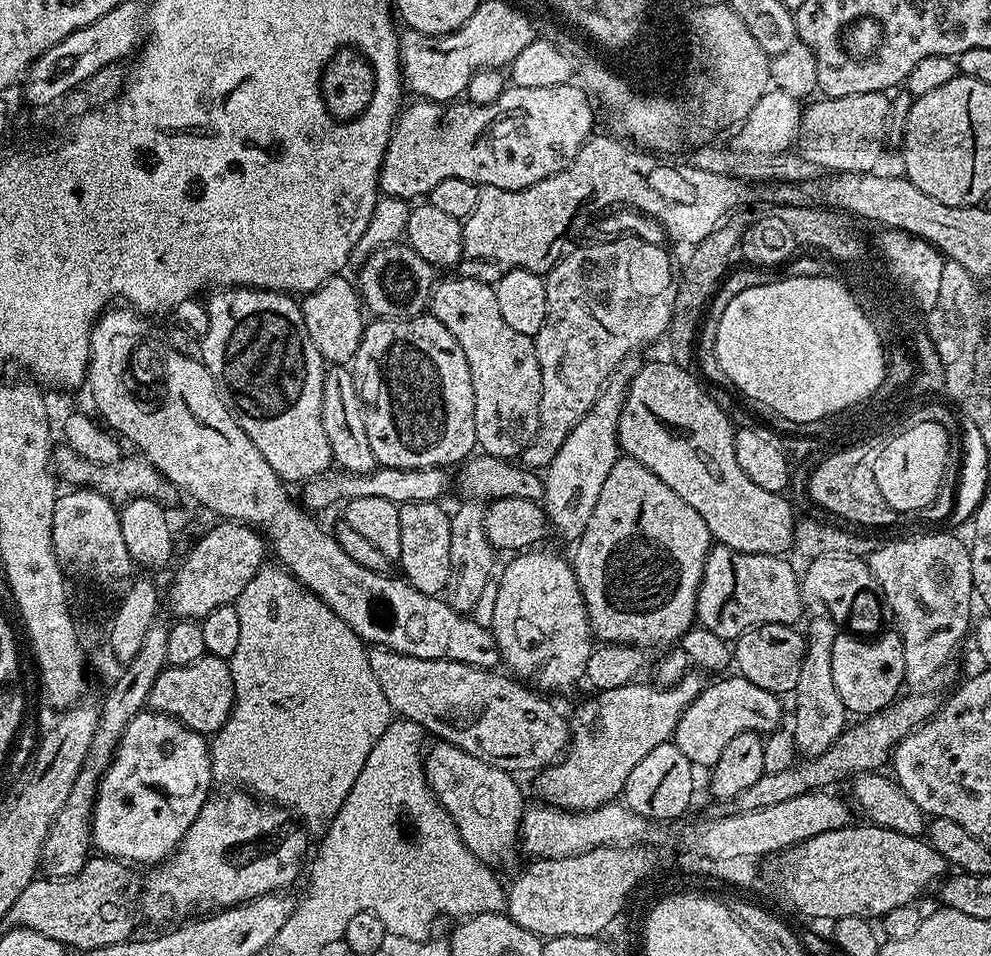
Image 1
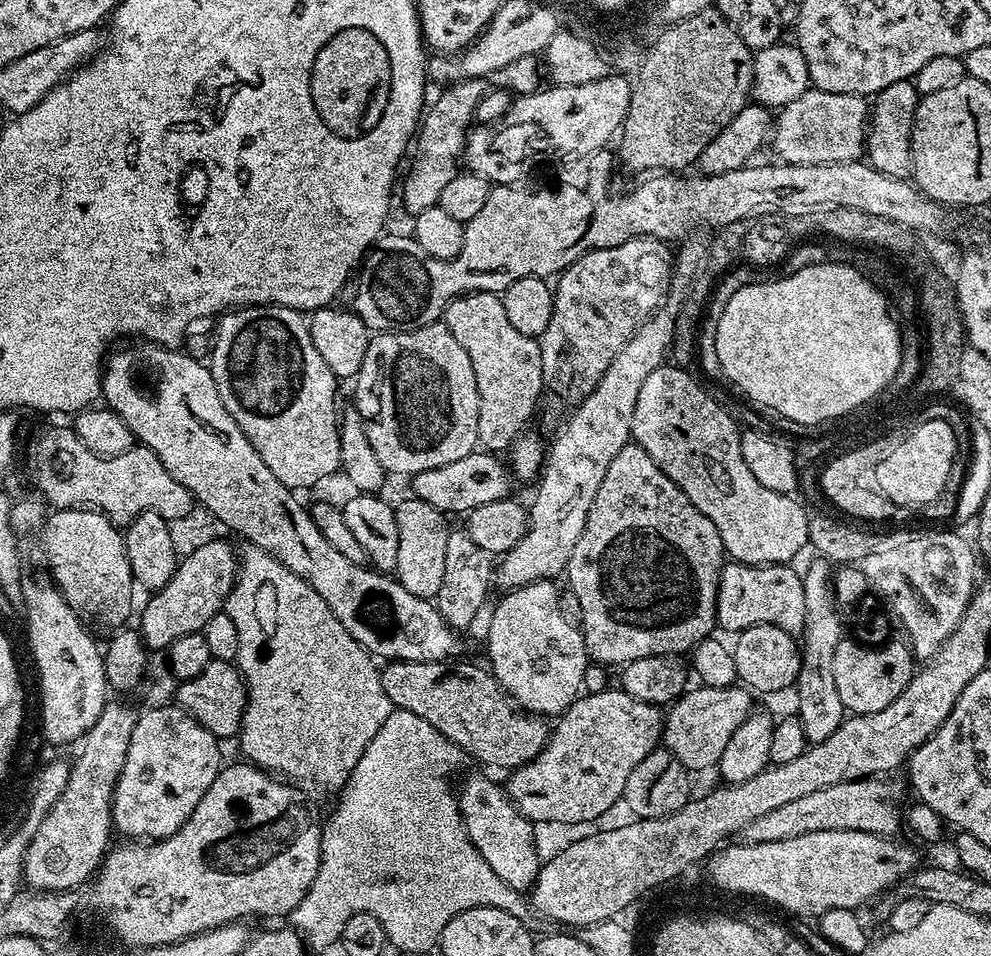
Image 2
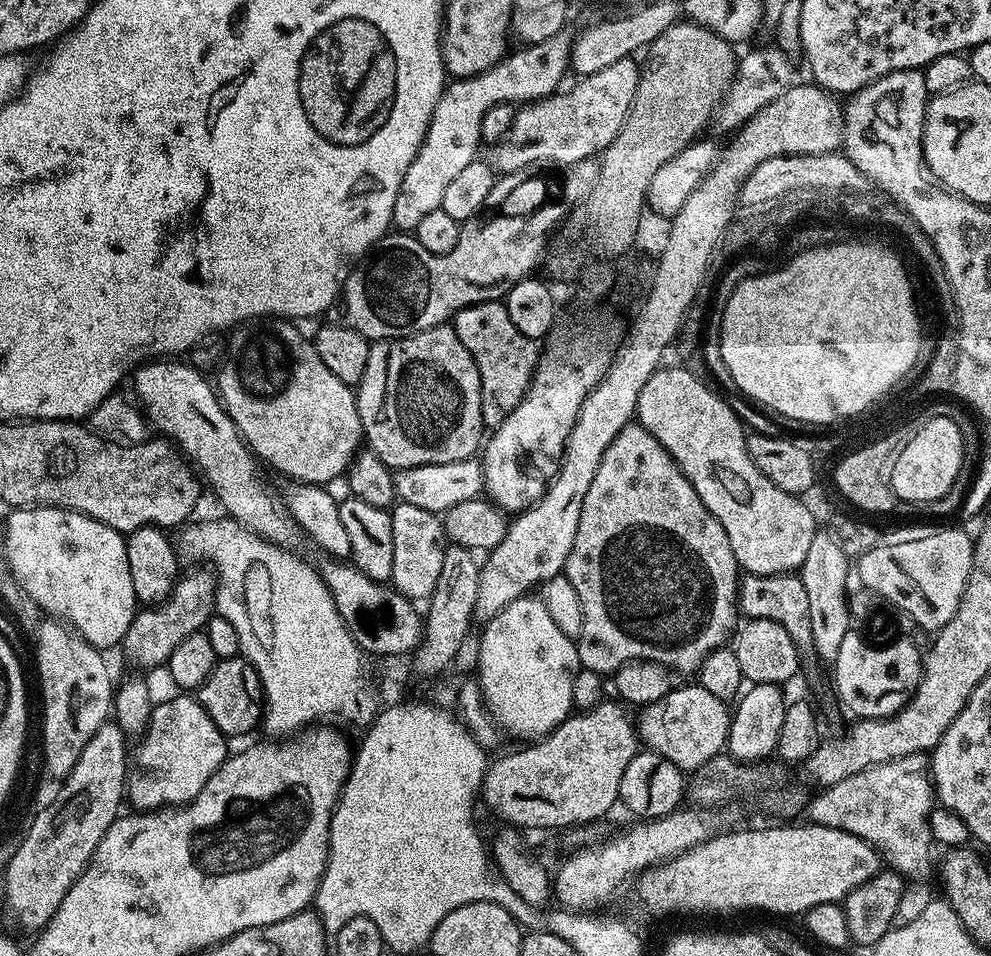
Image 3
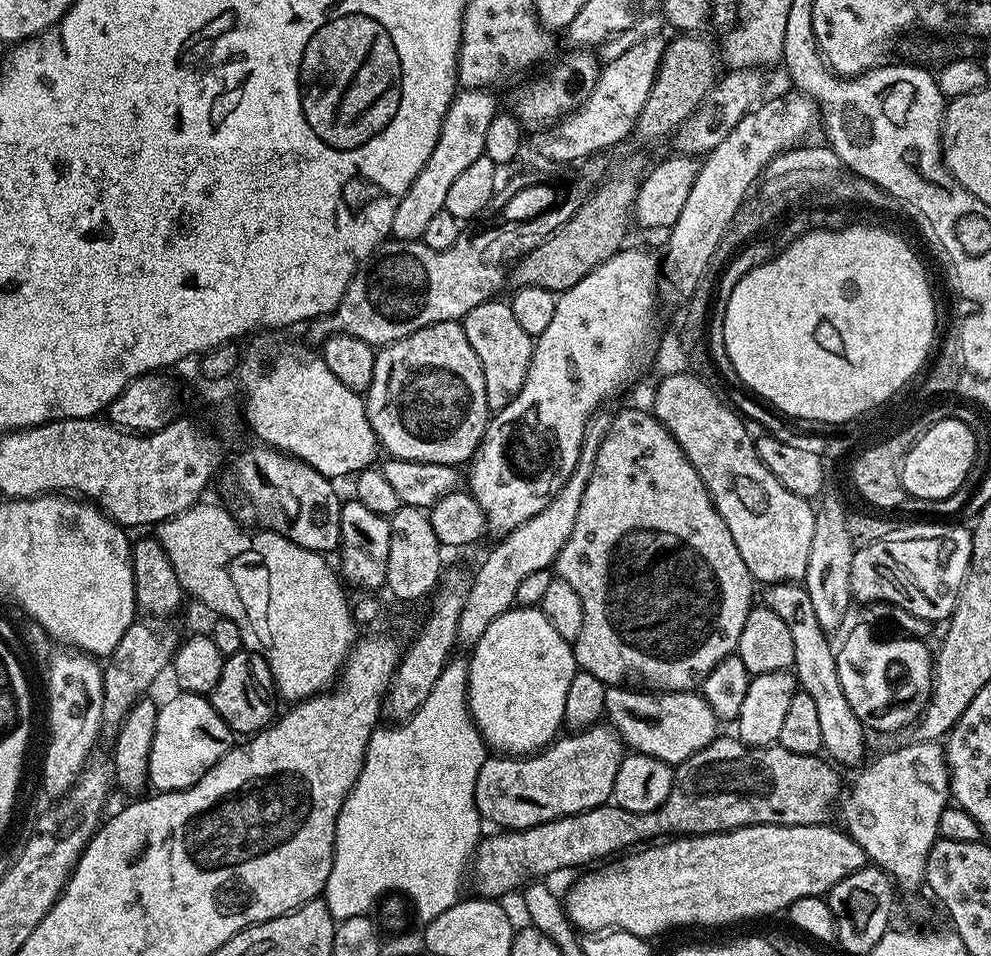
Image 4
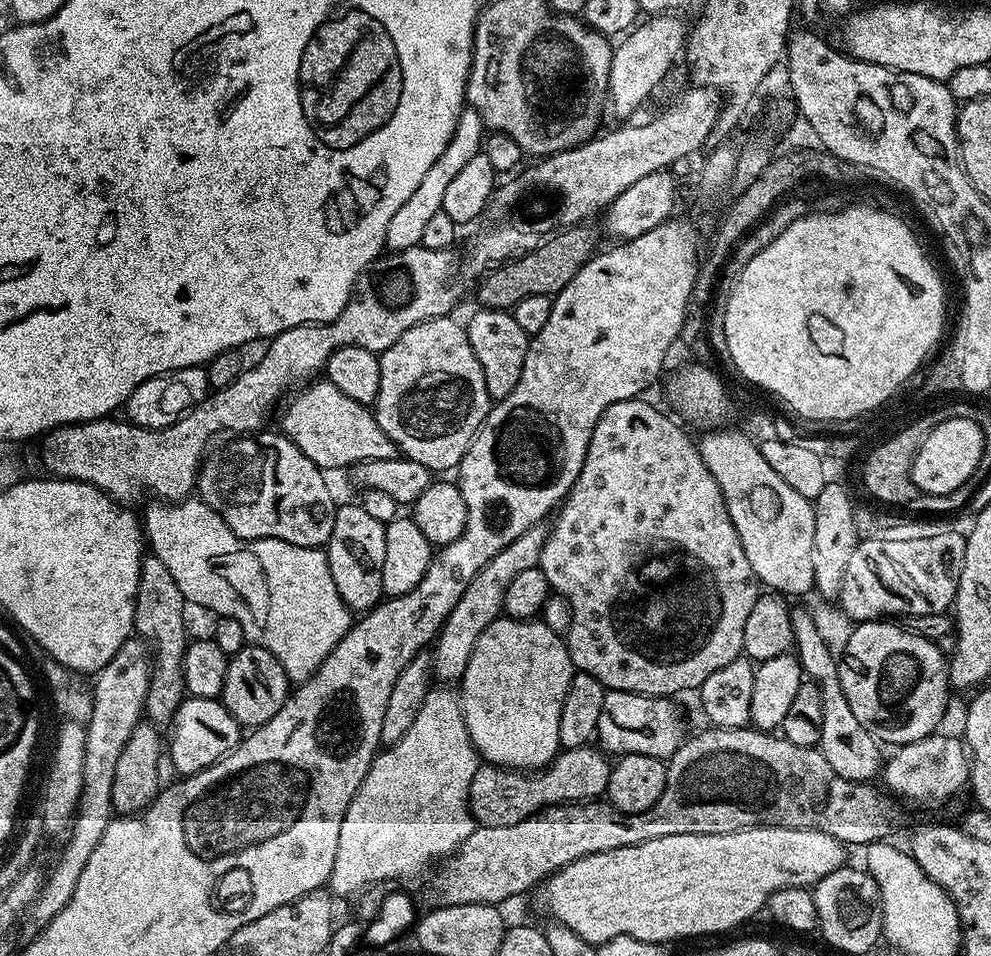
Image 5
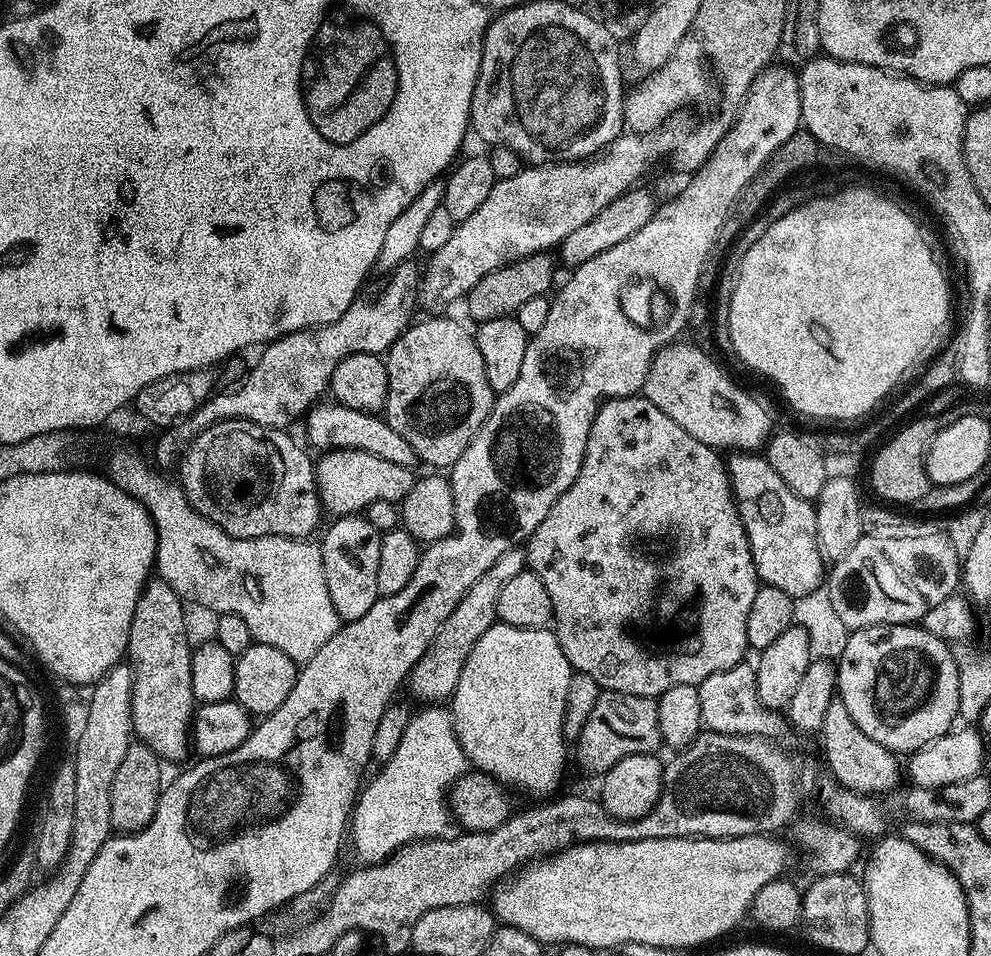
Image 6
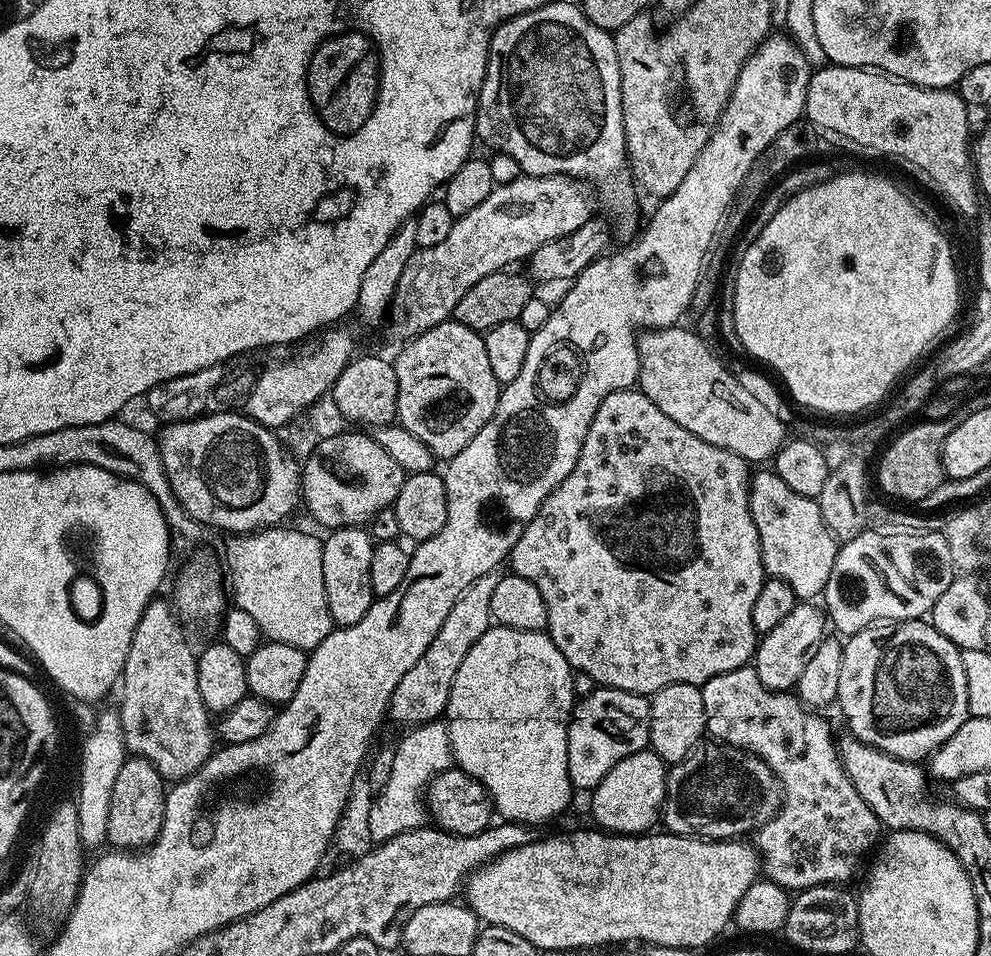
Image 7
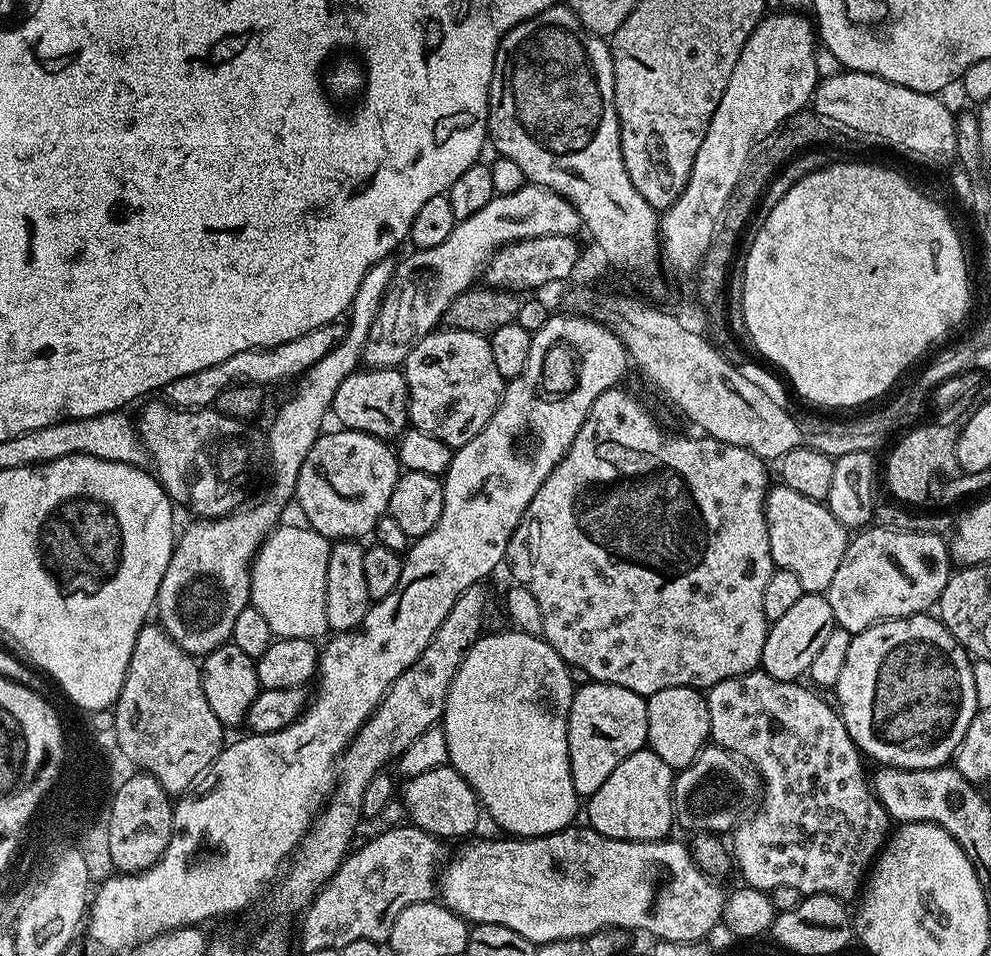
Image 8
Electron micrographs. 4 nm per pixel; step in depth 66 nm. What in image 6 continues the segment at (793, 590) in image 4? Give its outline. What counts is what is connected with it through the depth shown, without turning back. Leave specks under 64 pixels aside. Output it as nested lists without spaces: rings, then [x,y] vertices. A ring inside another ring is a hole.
[[[838,698],[832,700],[826,709],[826,719],[822,722],[818,739],[824,747],[823,763],[826,768],[828,763],[828,768],[832,771],[831,779],[840,787],[877,798],[883,797],[885,795],[883,792],[895,793],[901,787],[902,764],[901,761],[900,764],[896,761],[899,760],[897,753],[874,742],[874,738],[862,734],[854,718],[850,718],[850,710],[846,710],[846,706]]]

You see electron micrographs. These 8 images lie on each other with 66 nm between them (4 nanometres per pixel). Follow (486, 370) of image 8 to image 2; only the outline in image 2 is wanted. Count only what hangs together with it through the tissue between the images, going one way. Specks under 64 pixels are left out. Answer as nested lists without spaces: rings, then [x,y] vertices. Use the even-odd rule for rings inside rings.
[[[427,324],[421,328],[413,328],[411,332],[382,332],[373,335],[368,341],[366,358],[362,358],[362,366],[354,377],[356,384],[356,400],[354,407],[366,426],[366,438],[370,438],[370,446],[378,462],[382,462],[385,473],[397,472],[400,476],[411,478],[422,470],[434,470],[438,466],[446,466],[446,462],[458,462],[458,458],[466,458],[478,448],[478,382],[474,382],[474,366],[470,366],[470,358],[466,350],[458,343],[458,338],[450,334],[450,330],[443,324]]]

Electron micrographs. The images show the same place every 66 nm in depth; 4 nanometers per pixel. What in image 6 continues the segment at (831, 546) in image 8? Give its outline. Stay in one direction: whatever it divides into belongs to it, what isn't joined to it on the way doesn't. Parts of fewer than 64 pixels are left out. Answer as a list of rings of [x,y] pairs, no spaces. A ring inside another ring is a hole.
[[[733,451],[726,467],[732,480],[732,494],[748,535],[756,575],[763,583],[778,586],[794,598],[802,598],[821,587],[826,576],[826,557],[816,533],[816,509],[809,501],[798,498],[763,455],[751,451]]]

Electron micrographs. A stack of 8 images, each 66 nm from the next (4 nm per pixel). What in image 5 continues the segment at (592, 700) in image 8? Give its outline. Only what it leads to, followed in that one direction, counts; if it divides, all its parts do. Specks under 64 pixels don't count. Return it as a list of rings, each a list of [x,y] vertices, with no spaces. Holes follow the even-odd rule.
[[[611,690],[603,693],[604,701],[599,701],[598,711],[594,716],[594,740],[605,753],[613,757],[629,756],[630,754],[646,754],[659,760],[667,761],[678,751],[686,739],[684,720],[675,708],[673,701],[666,696],[643,696],[633,692],[614,692]]]

